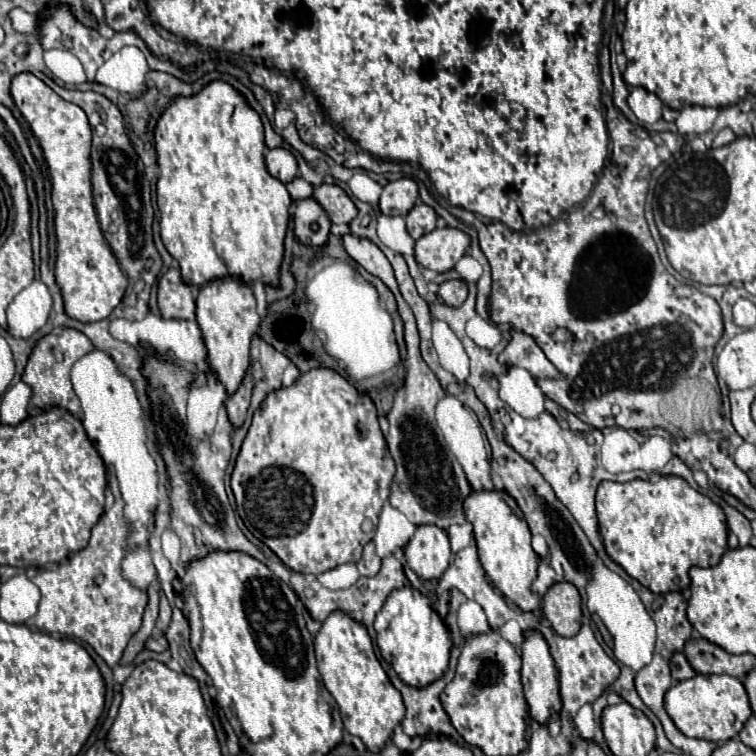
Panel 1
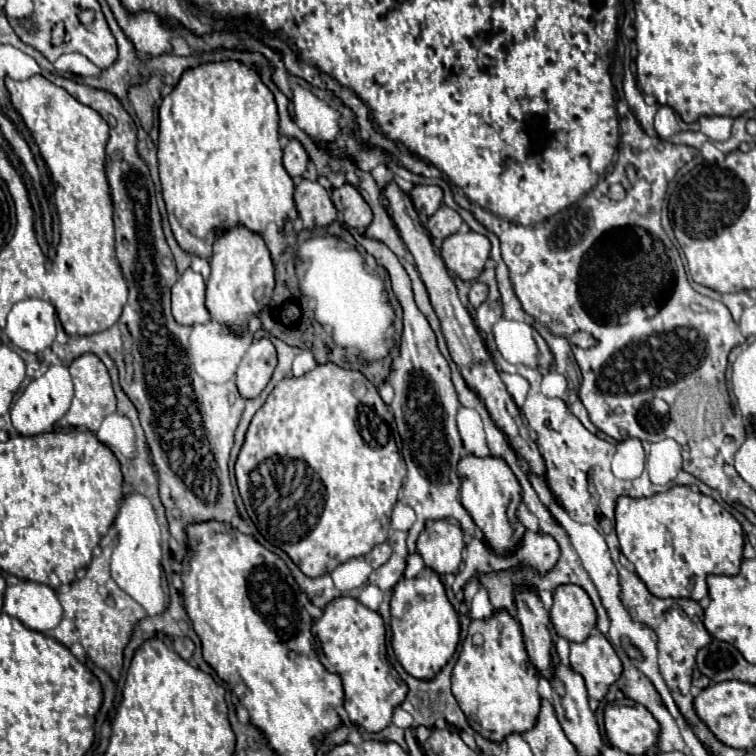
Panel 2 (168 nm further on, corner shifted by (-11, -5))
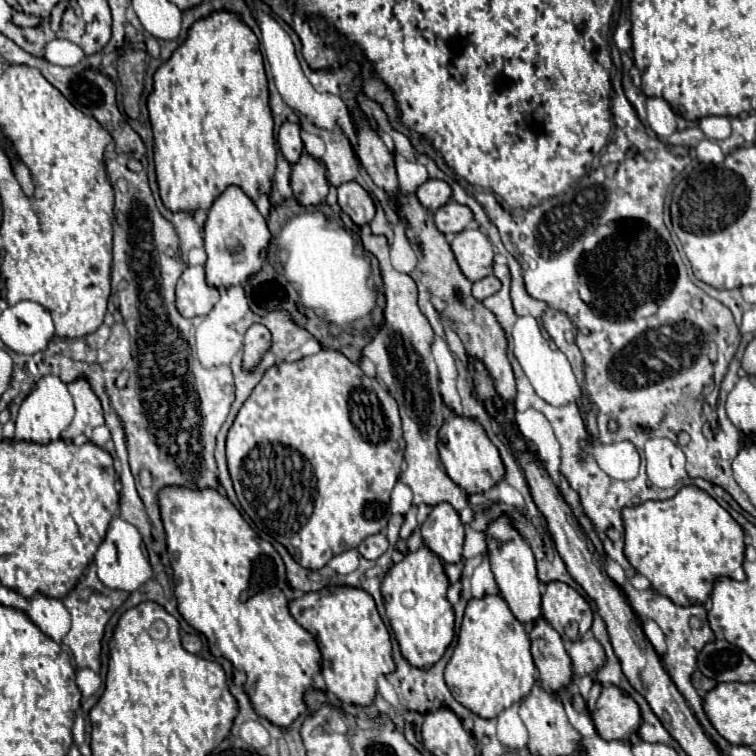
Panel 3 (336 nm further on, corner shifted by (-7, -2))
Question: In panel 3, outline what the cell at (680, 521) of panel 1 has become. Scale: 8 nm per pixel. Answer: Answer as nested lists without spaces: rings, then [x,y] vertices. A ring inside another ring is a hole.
[[[690,485],[682,487],[672,499],[666,501],[646,501],[644,505],[628,507],[622,513],[624,529],[626,529],[626,545],[624,555],[628,557],[630,565],[648,581],[652,583],[654,591],[666,595],[676,605],[702,605],[708,601],[716,579],[730,577],[736,581],[744,581],[746,573],[742,569],[744,563],[744,531],[732,519],[732,515],[720,507],[720,503],[710,497],[706,491]]]

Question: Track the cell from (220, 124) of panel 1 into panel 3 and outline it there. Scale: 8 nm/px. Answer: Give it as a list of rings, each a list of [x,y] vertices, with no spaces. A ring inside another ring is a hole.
[[[214,11],[188,29],[182,45],[156,69],[154,91],[148,95],[146,105],[154,135],[160,197],[168,209],[192,211],[196,205],[208,209],[228,185],[240,185],[252,201],[256,201],[260,193],[270,193],[276,169],[276,143],[268,105],[268,81],[258,39],[236,13]]]

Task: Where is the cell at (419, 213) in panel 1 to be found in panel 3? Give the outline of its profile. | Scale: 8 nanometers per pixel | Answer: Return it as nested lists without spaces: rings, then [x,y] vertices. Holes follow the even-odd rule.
[[[448,201],[434,213],[434,219],[436,219],[436,227],[444,235],[448,235],[448,233],[460,233],[462,229],[466,229],[472,223],[474,215],[470,207],[460,205],[456,201]]]

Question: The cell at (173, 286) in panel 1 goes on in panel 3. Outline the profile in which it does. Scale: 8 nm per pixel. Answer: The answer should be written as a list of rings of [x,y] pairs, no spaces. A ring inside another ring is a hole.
[[[188,267],[176,285],[176,307],[184,317],[206,315],[218,301],[218,289],[208,285],[204,267]]]

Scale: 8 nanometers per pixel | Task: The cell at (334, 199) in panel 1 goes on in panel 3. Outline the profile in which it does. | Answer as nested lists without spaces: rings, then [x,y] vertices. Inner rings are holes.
[[[344,183],[338,187],[338,205],[350,215],[356,225],[370,223],[376,213],[372,197],[358,183]]]

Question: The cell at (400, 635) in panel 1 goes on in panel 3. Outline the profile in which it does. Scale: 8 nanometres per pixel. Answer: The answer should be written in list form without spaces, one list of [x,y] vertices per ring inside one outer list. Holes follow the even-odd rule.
[[[426,545],[416,551],[408,551],[406,557],[392,565],[392,569],[382,579],[382,599],[386,605],[386,615],[390,627],[404,649],[404,657],[412,665],[432,665],[444,655],[444,649],[454,637],[454,609],[446,599],[450,583],[444,573],[444,565],[438,555],[434,555]]]

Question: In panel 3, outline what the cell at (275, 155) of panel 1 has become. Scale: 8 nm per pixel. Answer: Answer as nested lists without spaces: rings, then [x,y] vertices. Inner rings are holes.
[[[284,121],[278,131],[278,145],[280,145],[286,161],[296,163],[304,149],[304,143],[300,139],[300,125],[294,121]]]

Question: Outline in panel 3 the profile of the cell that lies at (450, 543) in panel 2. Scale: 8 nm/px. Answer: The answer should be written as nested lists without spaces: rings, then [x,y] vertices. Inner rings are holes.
[[[450,503],[434,505],[422,525],[422,539],[444,563],[458,563],[464,545],[464,525],[458,511]]]

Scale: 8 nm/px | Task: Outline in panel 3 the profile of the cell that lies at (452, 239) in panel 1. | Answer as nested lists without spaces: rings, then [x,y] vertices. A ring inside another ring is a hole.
[[[464,229],[452,239],[452,251],[462,273],[474,283],[492,275],[494,247],[480,229]]]

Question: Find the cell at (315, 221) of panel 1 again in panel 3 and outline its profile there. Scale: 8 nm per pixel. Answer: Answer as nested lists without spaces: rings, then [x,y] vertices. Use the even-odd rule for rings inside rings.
[[[308,153],[292,165],[292,191],[300,205],[318,205],[326,201],[328,179],[324,165]]]

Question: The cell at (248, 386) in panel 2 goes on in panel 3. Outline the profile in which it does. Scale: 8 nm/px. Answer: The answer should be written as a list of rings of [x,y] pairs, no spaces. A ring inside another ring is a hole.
[[[254,323],[244,335],[244,369],[252,371],[260,361],[260,357],[268,351],[268,345],[270,345],[270,331],[264,325]]]

